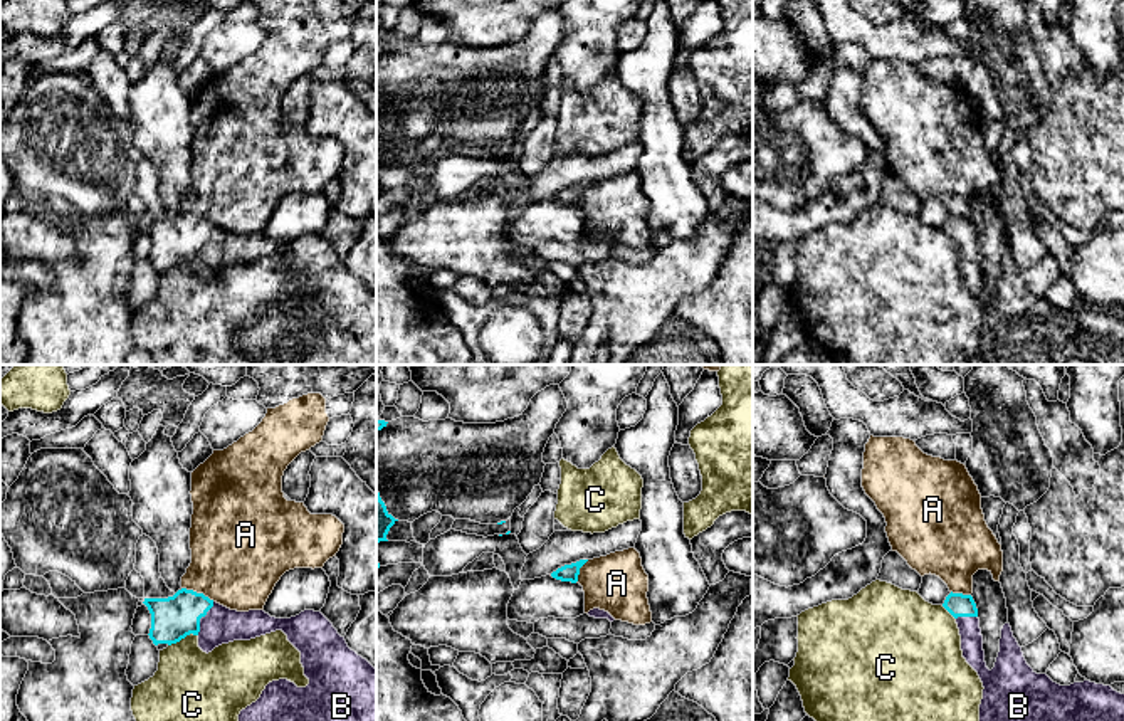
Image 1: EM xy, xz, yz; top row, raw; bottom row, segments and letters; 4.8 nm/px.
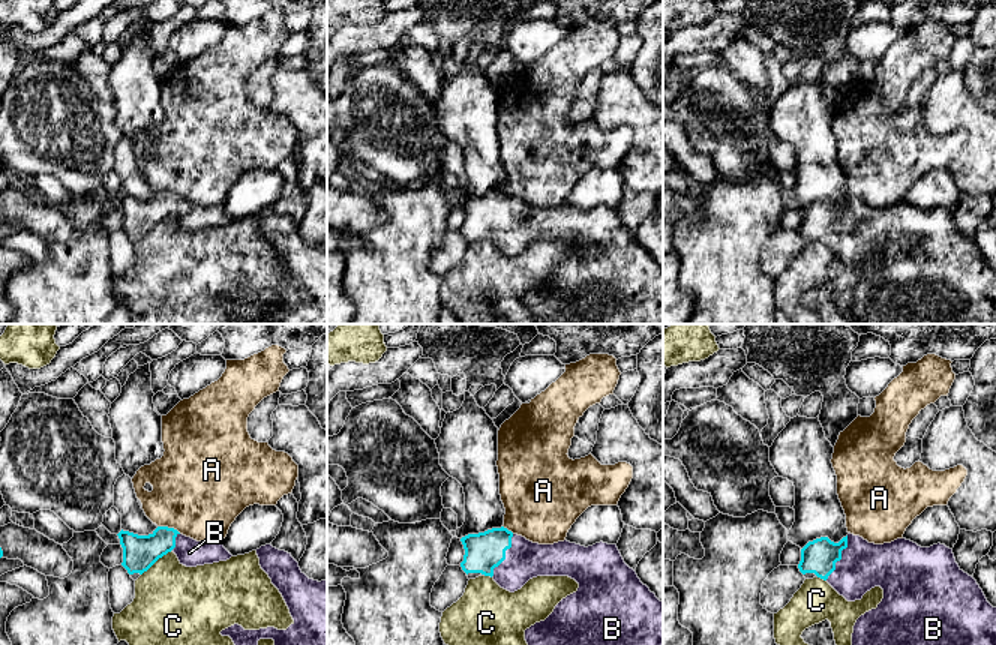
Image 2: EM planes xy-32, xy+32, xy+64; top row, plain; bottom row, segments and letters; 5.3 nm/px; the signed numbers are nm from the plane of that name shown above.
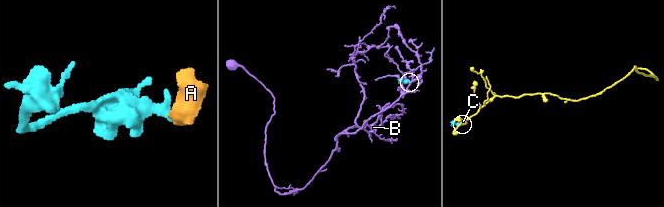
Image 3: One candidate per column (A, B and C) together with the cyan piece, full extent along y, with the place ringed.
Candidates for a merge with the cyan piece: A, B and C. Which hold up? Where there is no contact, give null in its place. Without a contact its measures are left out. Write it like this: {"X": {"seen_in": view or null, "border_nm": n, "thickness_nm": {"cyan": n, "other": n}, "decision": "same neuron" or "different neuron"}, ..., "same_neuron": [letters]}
{"A": {"seen_in": "xy", "border_nm": 170, "thickness_nm": {"cyan": 200, "other": 440}, "decision": "different neuron"}, "B": {"seen_in": "xy", "border_nm": 180, "thickness_nm": {"cyan": 200, "other": 180}, "decision": "same neuron"}, "C": {"seen_in": "xy", "border_nm": 160, "thickness_nm": {"cyan": 200, "other": 340}, "decision": "different neuron"}, "same_neuron": ["B"]}

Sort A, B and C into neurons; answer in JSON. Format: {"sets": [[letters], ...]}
{"sets": [["A"], ["B"], ["C"]]}

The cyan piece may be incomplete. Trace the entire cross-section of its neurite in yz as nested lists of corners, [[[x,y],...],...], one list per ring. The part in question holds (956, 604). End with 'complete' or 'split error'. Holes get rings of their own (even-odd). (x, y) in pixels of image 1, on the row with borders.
[[[949,593],[943,607],[956,618],[961,650],[983,682],[980,721],[1124,721],[1124,694],[1090,681],[1060,686],[1047,674],[1037,674],[1025,660],[1010,624],[1001,629],[1000,652],[990,671],[985,662],[978,608],[971,595]]]; split error

